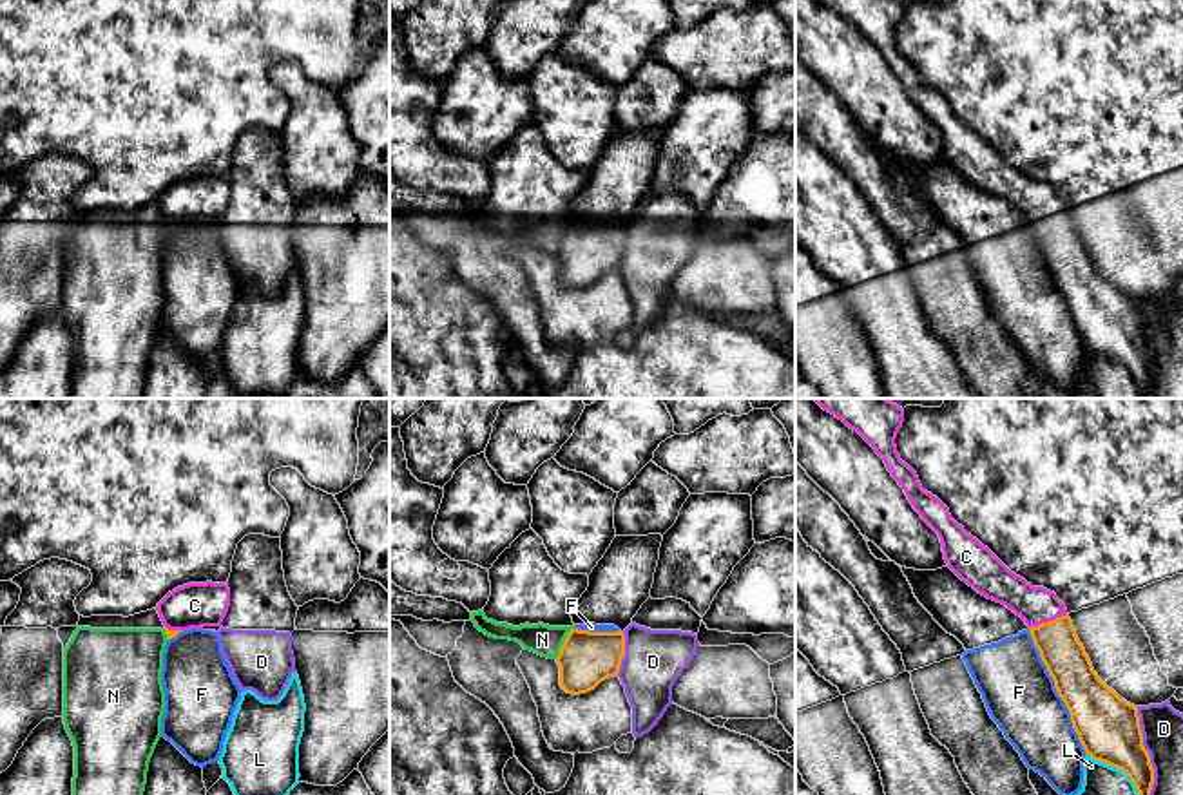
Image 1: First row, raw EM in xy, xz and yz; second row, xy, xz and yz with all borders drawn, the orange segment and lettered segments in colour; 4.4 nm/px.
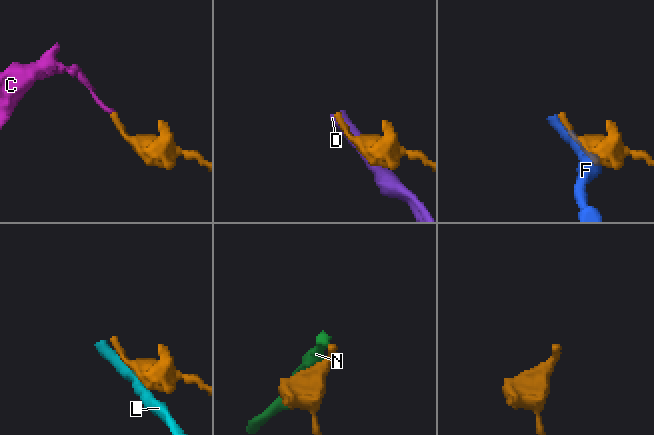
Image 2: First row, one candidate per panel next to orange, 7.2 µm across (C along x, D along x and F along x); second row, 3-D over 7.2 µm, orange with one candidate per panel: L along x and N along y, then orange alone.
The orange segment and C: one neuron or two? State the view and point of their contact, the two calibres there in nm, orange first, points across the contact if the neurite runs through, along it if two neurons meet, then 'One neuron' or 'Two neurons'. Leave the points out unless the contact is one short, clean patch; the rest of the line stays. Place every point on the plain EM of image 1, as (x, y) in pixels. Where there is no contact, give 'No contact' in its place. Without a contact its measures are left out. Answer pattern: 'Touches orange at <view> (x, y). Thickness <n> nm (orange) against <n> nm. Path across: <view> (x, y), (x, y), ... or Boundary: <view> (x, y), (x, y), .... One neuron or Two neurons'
Touches orange at yz (1049, 216). Thickness 190 nm (orange) against 170 nm. Path across: yz (1066, 254), (1049, 216), (1035, 200). One neuron

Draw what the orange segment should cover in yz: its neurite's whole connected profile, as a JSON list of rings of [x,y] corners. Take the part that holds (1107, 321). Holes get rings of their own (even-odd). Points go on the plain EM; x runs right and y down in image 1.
[[[899,0],[821,2],[857,25],[884,54],[913,103],[938,129],[947,161],[978,188],[1005,199],[1025,216],[1085,348],[1125,366],[1147,397],[1154,362],[1143,340],[1138,301],[1121,293],[1098,272],[1056,188],[1033,181],[1011,167],[951,112],[949,103],[937,91],[922,83],[917,67],[900,54],[895,40],[904,4]]]

